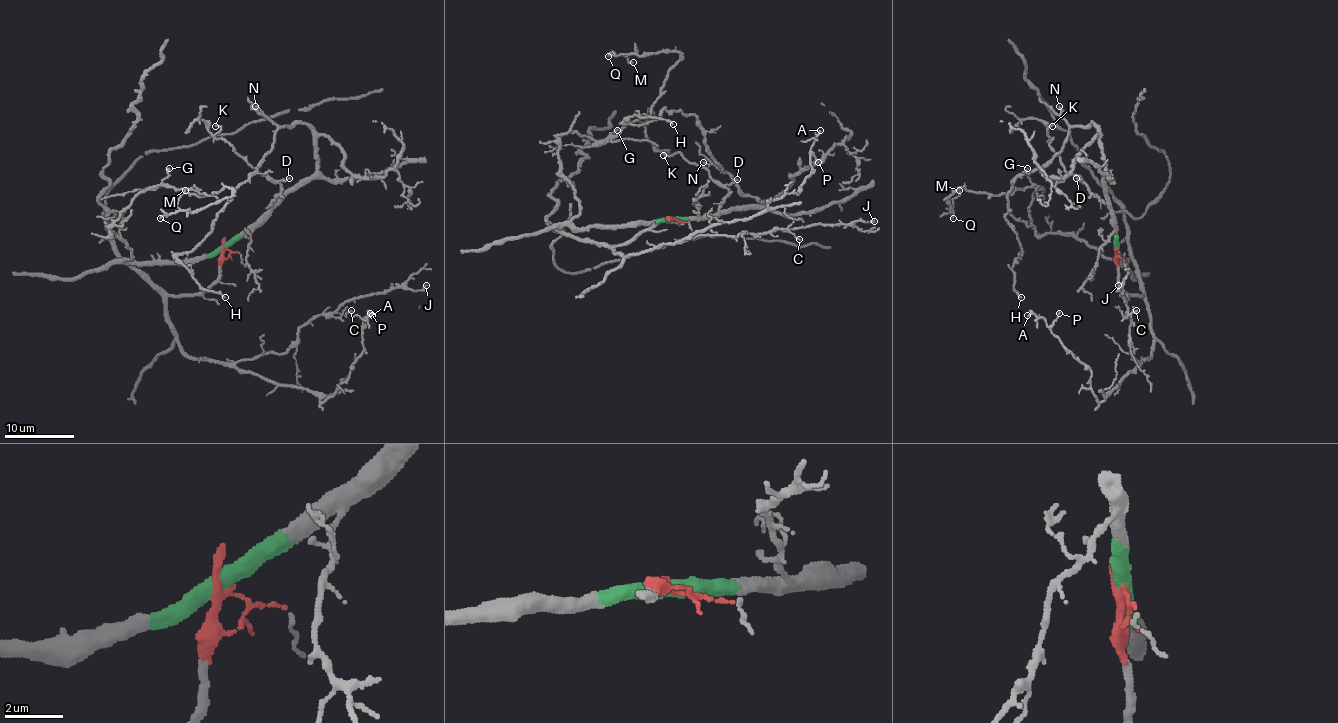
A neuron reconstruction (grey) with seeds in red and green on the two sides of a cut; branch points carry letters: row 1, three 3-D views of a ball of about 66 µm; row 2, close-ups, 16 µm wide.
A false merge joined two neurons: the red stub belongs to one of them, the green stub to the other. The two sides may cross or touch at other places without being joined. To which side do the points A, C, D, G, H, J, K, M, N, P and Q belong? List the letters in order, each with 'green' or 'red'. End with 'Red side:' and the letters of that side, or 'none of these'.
A: red
C: red
D: green
G: green
H: green
J: red
K: green
M: green
N: green
P: red
Q: green
Red side: A, C, J, P

